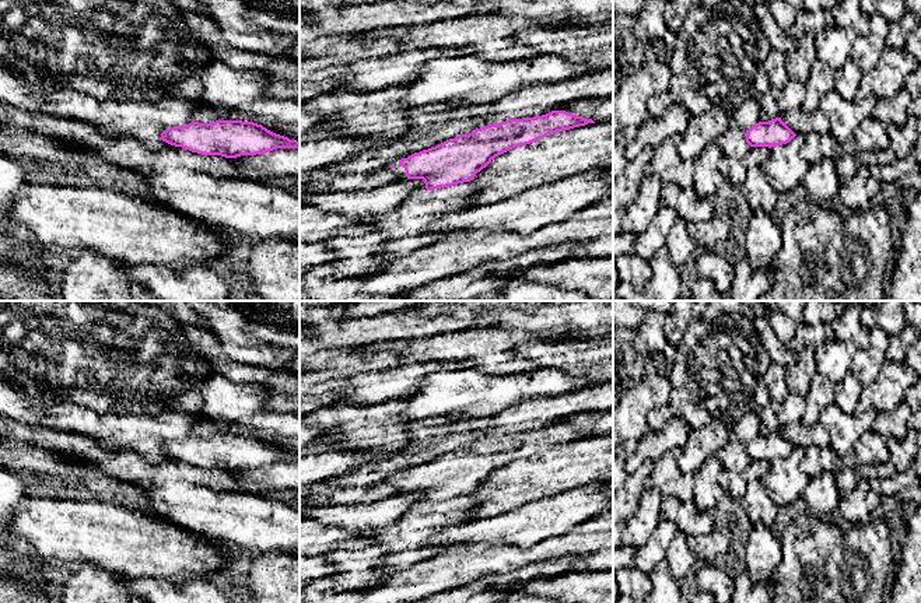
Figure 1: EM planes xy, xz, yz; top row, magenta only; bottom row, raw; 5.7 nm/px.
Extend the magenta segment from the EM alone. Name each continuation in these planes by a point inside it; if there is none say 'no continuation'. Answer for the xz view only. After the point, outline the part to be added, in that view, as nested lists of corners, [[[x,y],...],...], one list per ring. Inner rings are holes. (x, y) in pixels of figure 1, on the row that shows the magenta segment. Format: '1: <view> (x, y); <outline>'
1: xz (398, 169); [[[395,158],[391,164],[388,164],[385,168],[391,171],[392,173],[398,175],[398,180],[406,180],[407,175],[405,168],[399,164],[400,158]]]

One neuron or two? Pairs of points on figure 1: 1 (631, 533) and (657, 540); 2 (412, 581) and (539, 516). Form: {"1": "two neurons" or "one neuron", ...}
{"1": "two neurons", "2": "two neurons"}

